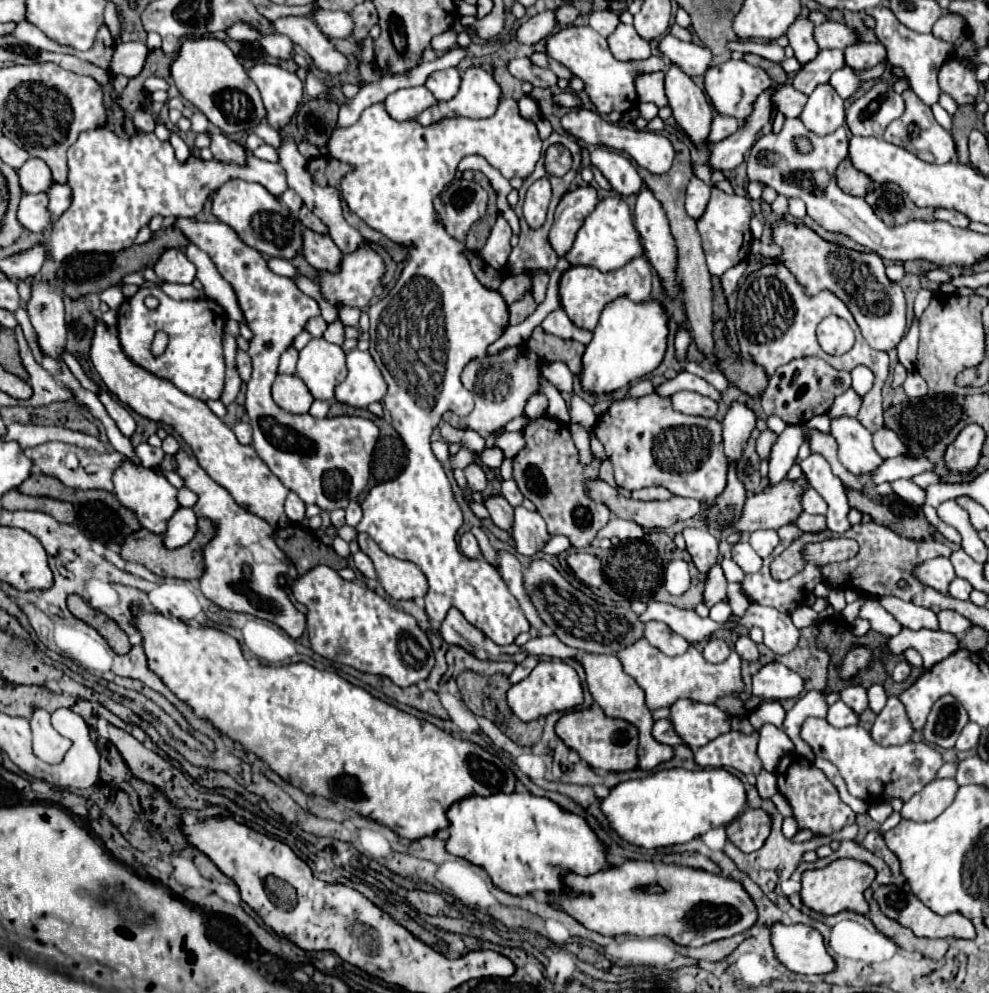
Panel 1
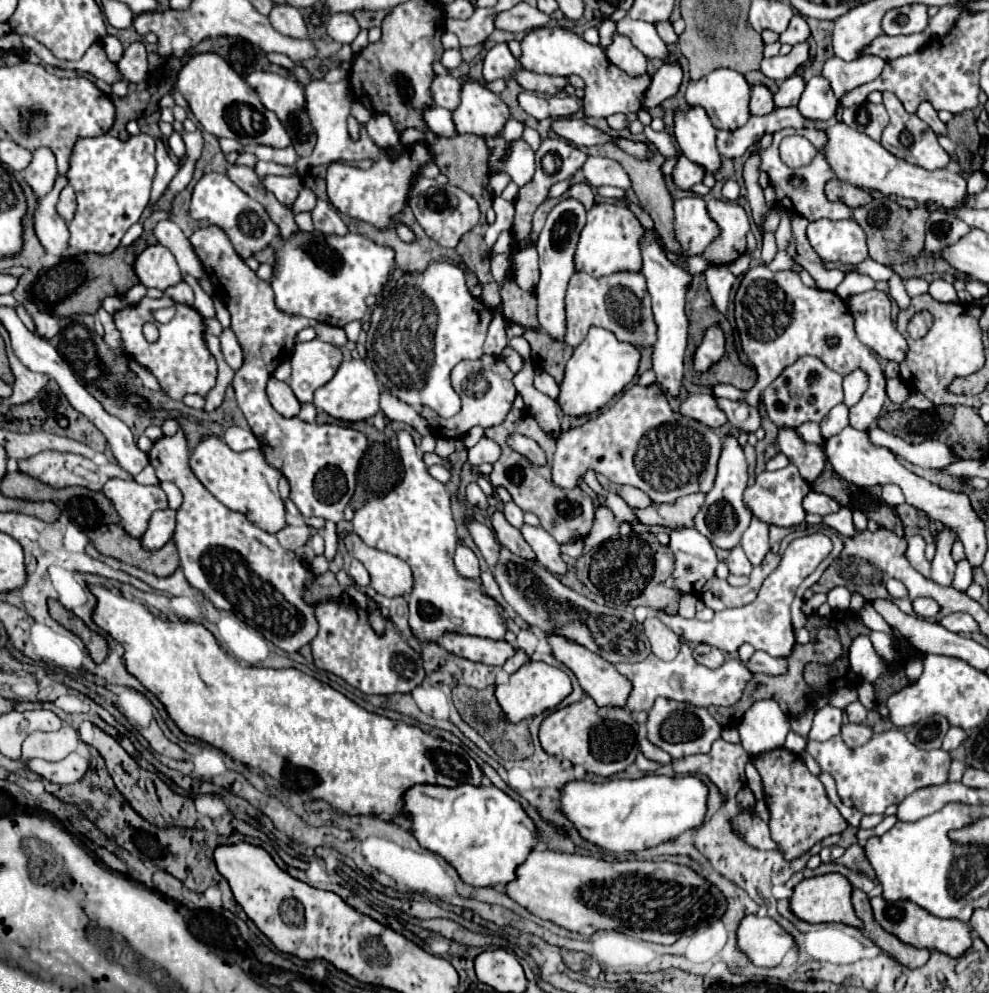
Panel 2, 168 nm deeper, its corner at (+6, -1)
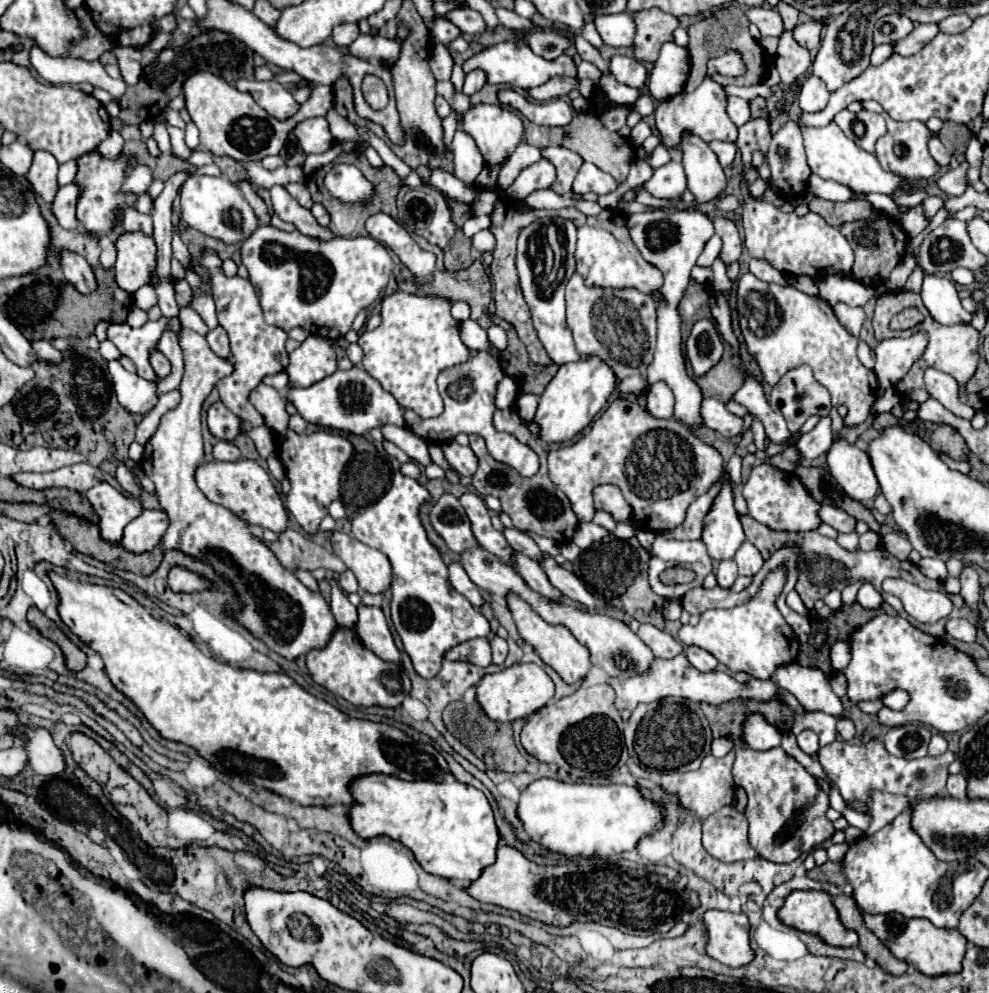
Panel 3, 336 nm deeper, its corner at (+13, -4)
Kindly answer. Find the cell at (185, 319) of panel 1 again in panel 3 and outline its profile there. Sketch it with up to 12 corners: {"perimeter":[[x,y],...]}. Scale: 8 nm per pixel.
{"perimeter":[[160,316],[142,328],[110,324],[108,340],[136,364],[138,376],[158,376],[150,354],[166,330],[178,334],[174,318]]}

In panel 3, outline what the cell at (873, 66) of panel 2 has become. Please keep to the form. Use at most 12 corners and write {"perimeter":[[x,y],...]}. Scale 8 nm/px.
{"perimeter":[[892,44],[874,46],[870,66],[880,66],[892,54]]}

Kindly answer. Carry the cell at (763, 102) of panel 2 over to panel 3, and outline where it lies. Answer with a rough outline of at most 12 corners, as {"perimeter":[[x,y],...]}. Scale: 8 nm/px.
{"perimeter":[[728,96],[728,116],[736,126],[750,120],[748,100]]}

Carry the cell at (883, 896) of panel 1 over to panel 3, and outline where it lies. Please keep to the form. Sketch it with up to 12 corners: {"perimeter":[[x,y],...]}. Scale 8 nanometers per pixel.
{"perimeter":[[864,914],[872,934],[928,976],[960,972],[966,938],[924,918]]}

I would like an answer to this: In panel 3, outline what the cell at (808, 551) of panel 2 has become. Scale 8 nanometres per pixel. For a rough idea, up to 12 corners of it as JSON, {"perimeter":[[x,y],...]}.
{"perimeter":[[786,566],[750,602],[706,610],[680,642],[732,672],[772,678],[798,656],[776,608]]}

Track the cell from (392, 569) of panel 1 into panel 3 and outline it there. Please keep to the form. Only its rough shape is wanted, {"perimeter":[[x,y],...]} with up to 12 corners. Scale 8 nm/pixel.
{"perimeter":[[344,532],[334,554],[354,572],[360,590],[390,588],[392,564],[380,550]]}

